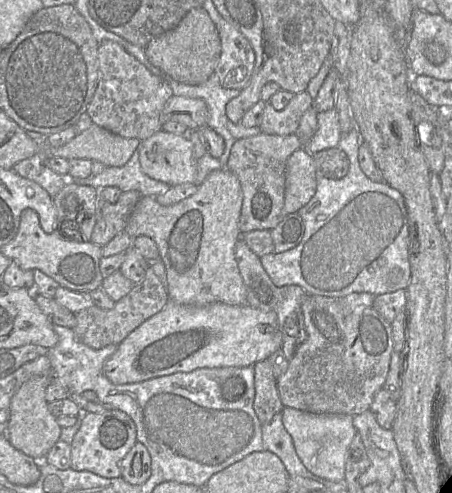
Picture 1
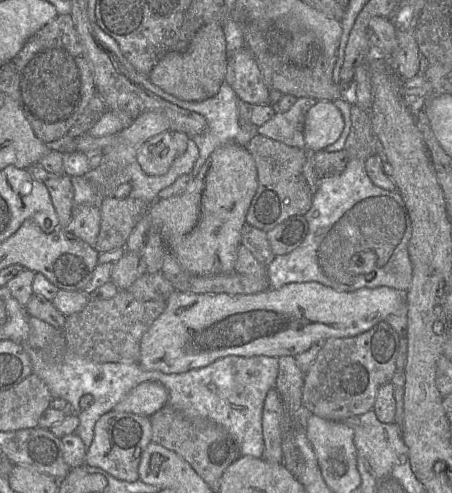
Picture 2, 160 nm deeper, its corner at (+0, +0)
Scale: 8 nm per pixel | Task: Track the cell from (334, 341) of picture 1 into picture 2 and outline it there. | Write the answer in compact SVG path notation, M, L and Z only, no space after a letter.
M381 321L357 336L325 340L317 358L304 374L302 406L312 414L329 421L344 421L373 410L378 389L383 384L389 383L396 371L399 341L398 333L387 321Z

